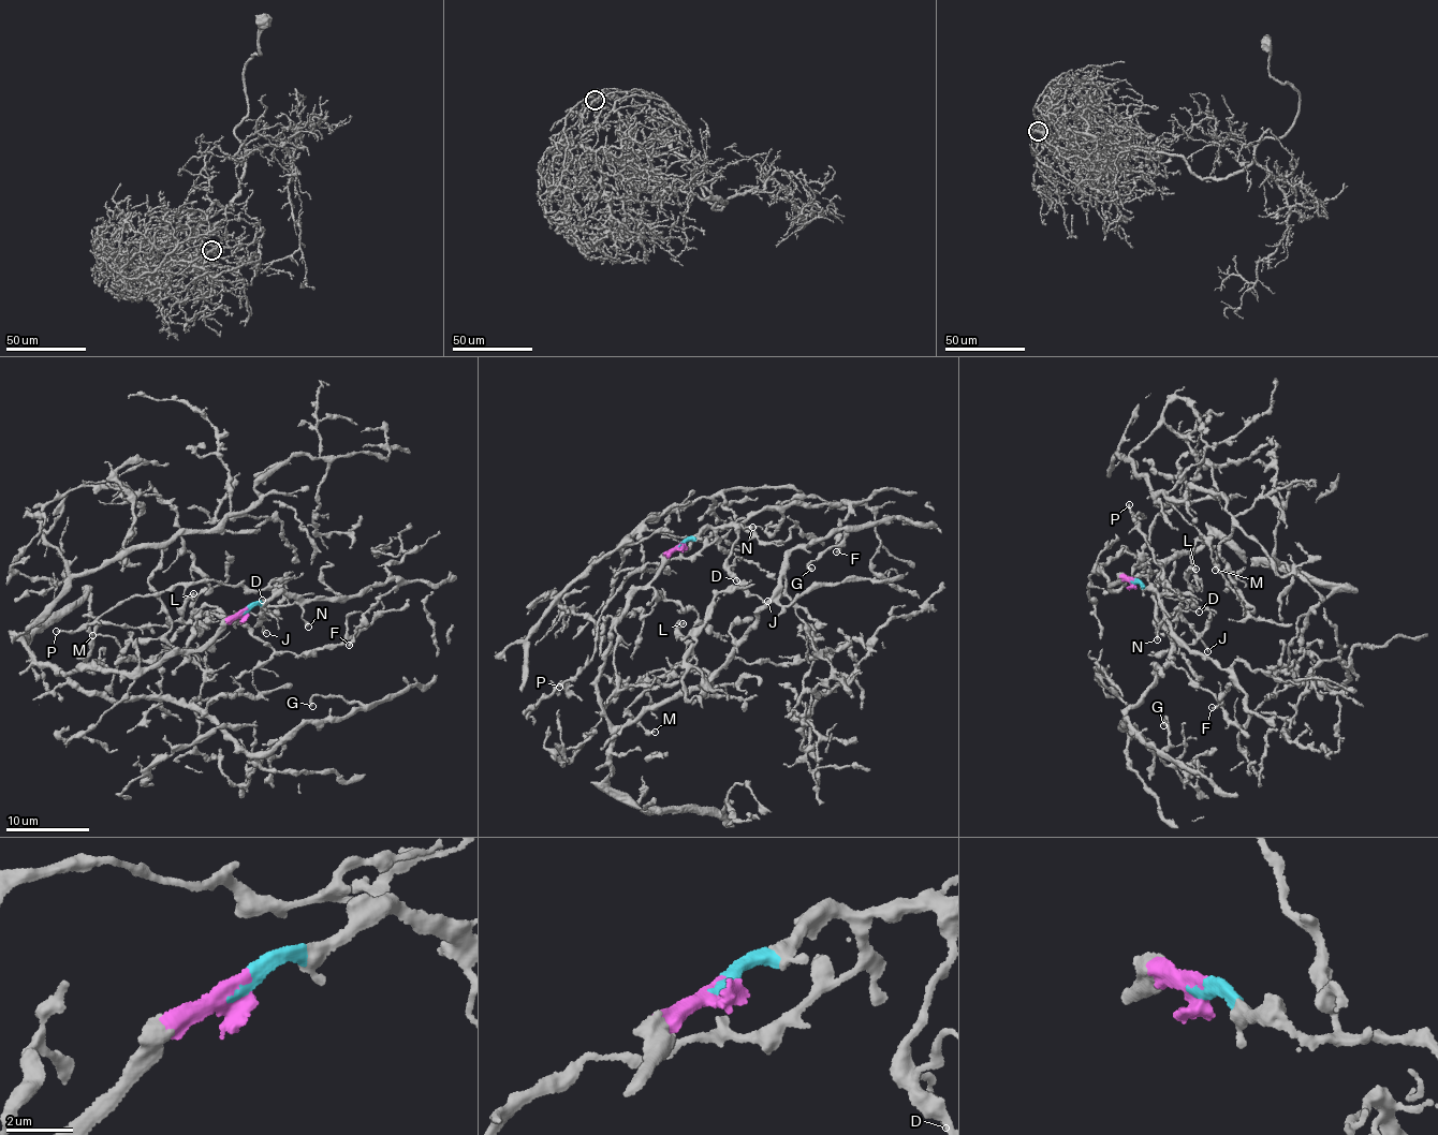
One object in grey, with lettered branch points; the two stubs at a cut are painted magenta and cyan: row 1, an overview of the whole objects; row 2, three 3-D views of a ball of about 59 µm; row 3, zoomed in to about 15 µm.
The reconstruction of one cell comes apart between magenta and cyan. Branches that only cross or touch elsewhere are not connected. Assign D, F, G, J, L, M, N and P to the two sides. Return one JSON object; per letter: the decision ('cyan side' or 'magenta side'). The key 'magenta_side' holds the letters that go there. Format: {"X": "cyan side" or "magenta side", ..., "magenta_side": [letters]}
{"D": "cyan side", "F": "cyan side", "G": "magenta side", "J": "cyan side", "L": "magenta side", "M": "magenta side", "N": "cyan side", "P": "cyan side", "magenta_side": ["G", "L", "M"]}

